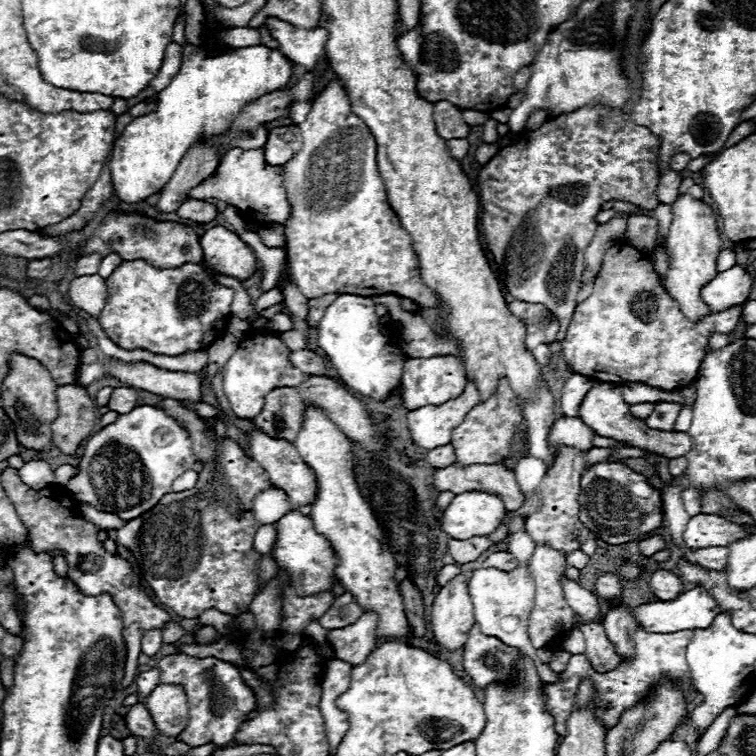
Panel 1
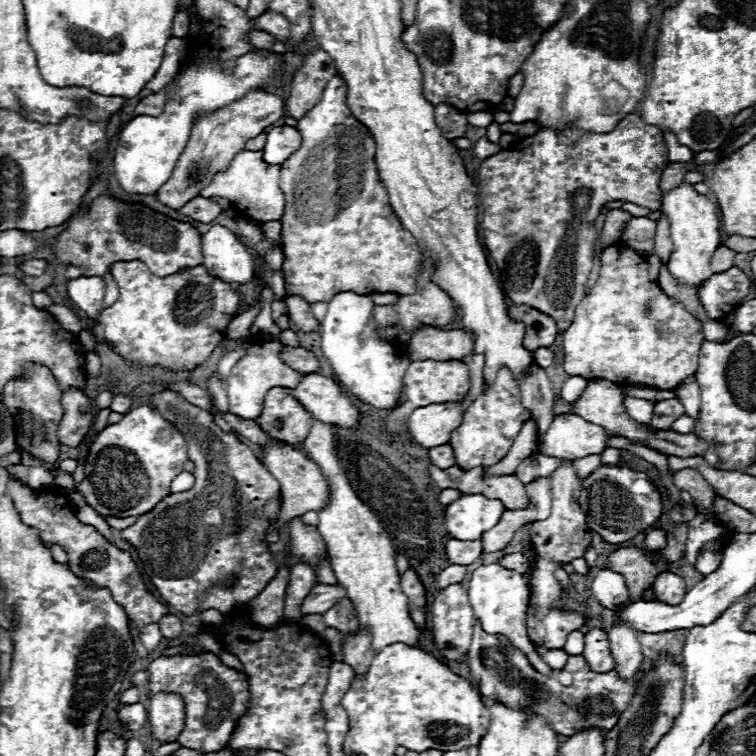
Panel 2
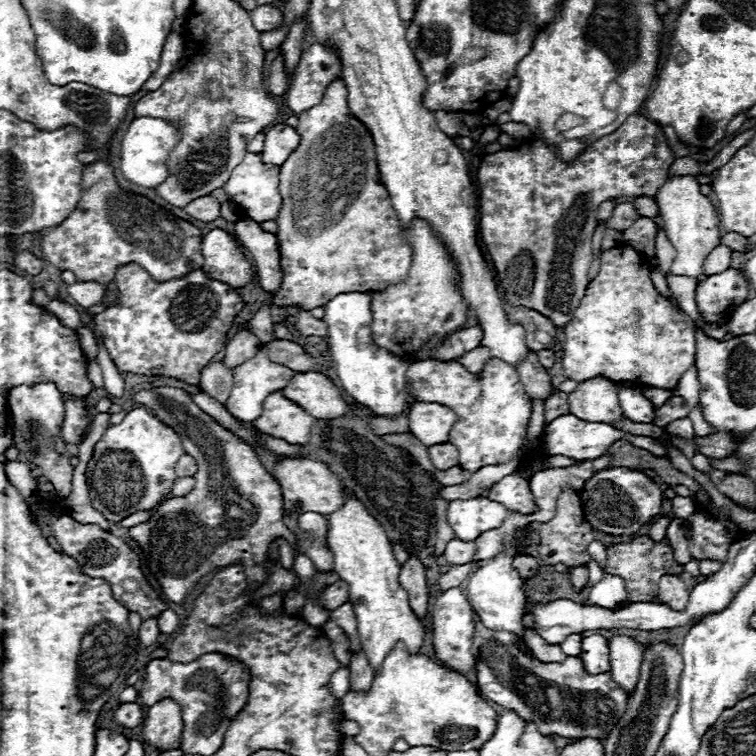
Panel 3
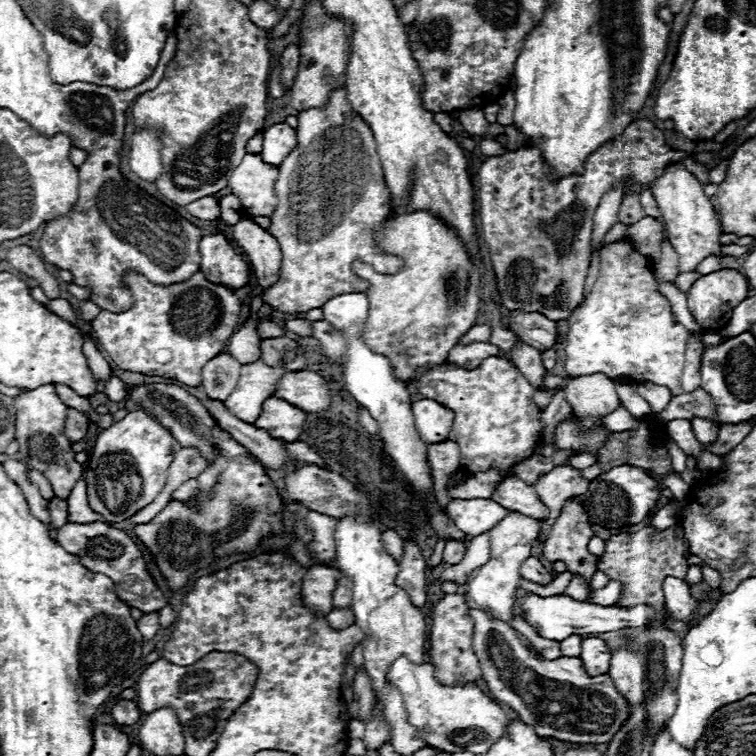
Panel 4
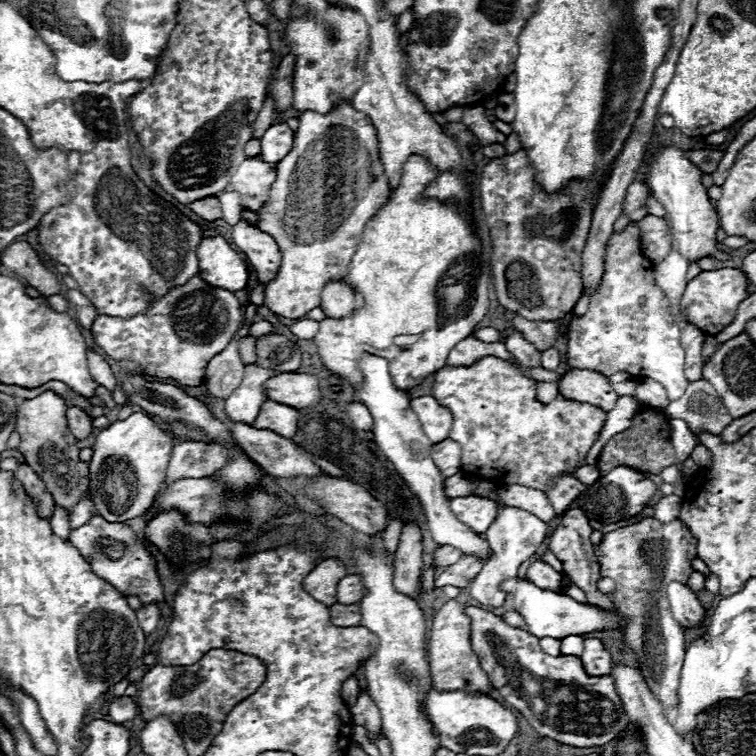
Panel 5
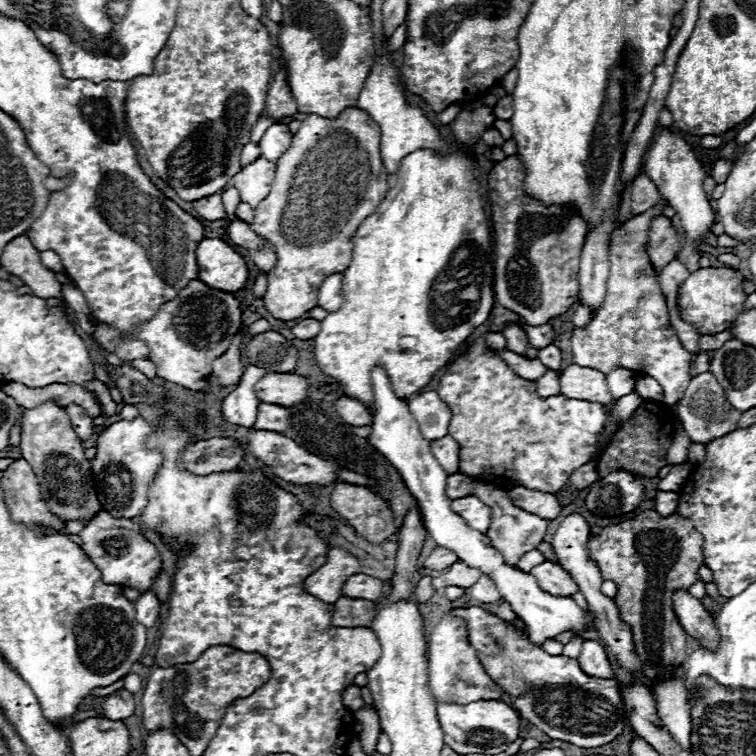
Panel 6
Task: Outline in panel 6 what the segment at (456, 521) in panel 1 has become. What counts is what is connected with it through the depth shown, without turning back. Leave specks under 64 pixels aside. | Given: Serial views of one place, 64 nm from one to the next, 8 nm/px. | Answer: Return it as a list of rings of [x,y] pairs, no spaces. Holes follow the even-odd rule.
[[[476,496],[456,498],[456,500],[452,500],[452,510],[456,514],[460,514],[470,528],[474,528],[482,534],[488,532],[490,520],[492,520],[492,508],[484,502],[480,502],[480,498],[476,498]]]

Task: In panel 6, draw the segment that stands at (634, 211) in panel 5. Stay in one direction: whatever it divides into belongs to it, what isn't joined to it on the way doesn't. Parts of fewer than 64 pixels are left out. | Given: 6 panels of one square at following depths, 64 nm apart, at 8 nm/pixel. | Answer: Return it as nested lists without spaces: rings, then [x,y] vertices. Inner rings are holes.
[[[646,174],[636,176],[630,198],[632,198],[632,214],[642,214],[644,210],[652,208],[656,202],[662,200],[656,184]]]

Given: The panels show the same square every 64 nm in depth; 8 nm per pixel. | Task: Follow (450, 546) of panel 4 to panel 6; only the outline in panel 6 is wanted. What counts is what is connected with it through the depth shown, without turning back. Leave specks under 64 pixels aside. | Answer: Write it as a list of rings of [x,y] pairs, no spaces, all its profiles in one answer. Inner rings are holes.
[[[436,548],[422,562],[422,568],[428,568],[428,570],[444,570],[444,568],[450,568],[454,562],[458,562],[456,554],[452,554],[450,550],[444,550],[444,548]]]

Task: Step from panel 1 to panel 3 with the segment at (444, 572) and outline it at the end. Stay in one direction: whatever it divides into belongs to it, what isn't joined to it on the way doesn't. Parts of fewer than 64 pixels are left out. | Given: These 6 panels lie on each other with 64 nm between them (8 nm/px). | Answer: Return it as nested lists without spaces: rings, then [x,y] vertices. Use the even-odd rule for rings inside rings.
[[[464,564],[464,566],[452,566],[446,574],[440,576],[438,580],[438,586],[442,592],[450,590],[450,588],[456,588],[460,586],[468,576],[472,574],[472,564]]]

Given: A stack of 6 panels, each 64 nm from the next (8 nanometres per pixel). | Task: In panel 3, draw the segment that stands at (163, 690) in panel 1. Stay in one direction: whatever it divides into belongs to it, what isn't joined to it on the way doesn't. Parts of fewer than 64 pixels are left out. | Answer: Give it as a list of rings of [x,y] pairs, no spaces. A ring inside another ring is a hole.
[[[172,700],[158,702],[146,710],[142,738],[156,750],[176,750],[182,746],[182,714]]]

